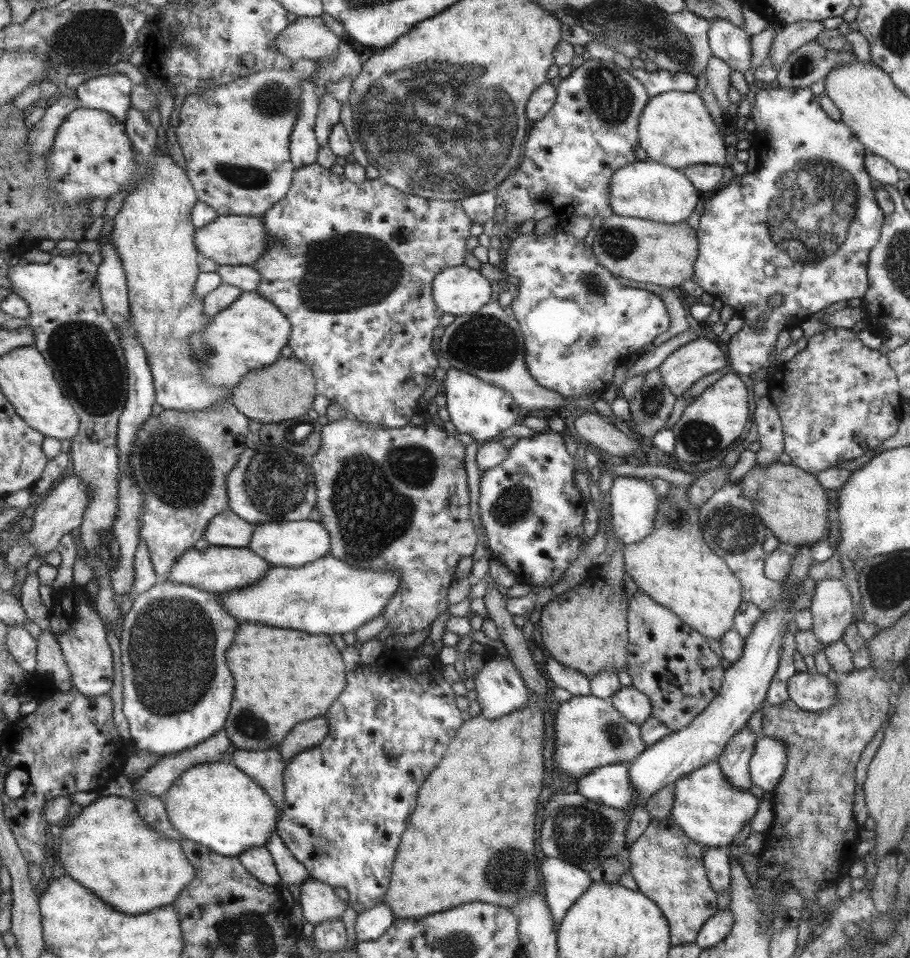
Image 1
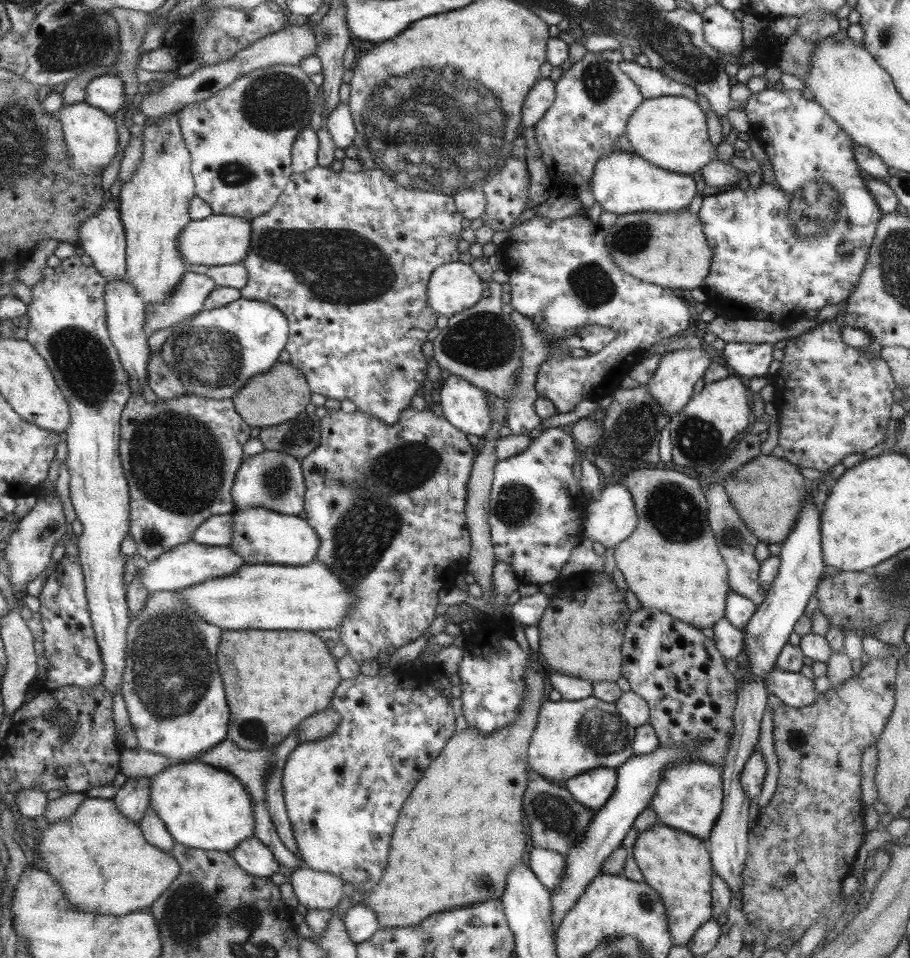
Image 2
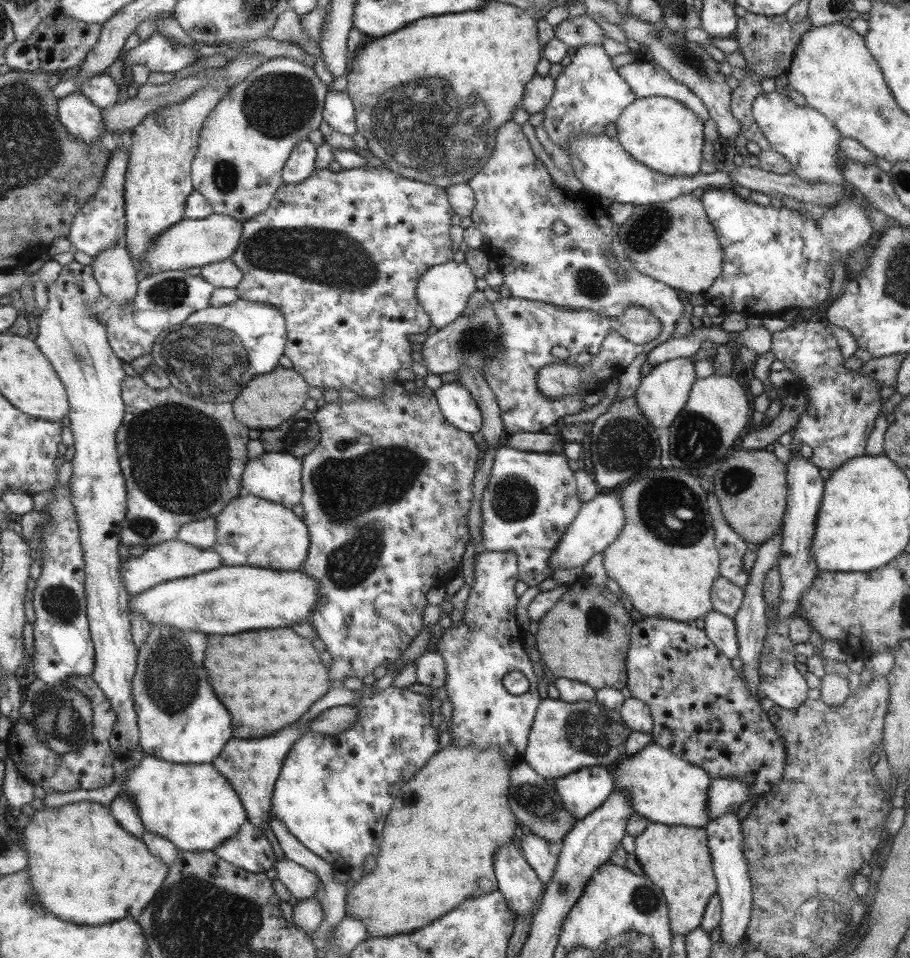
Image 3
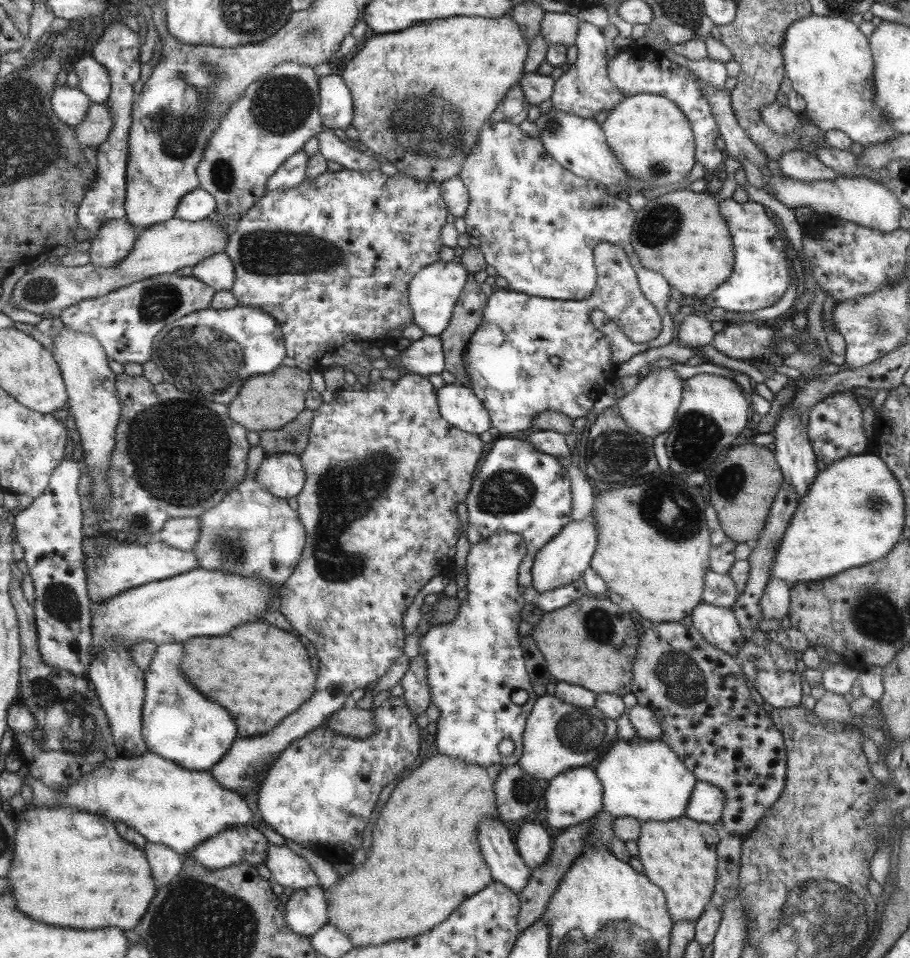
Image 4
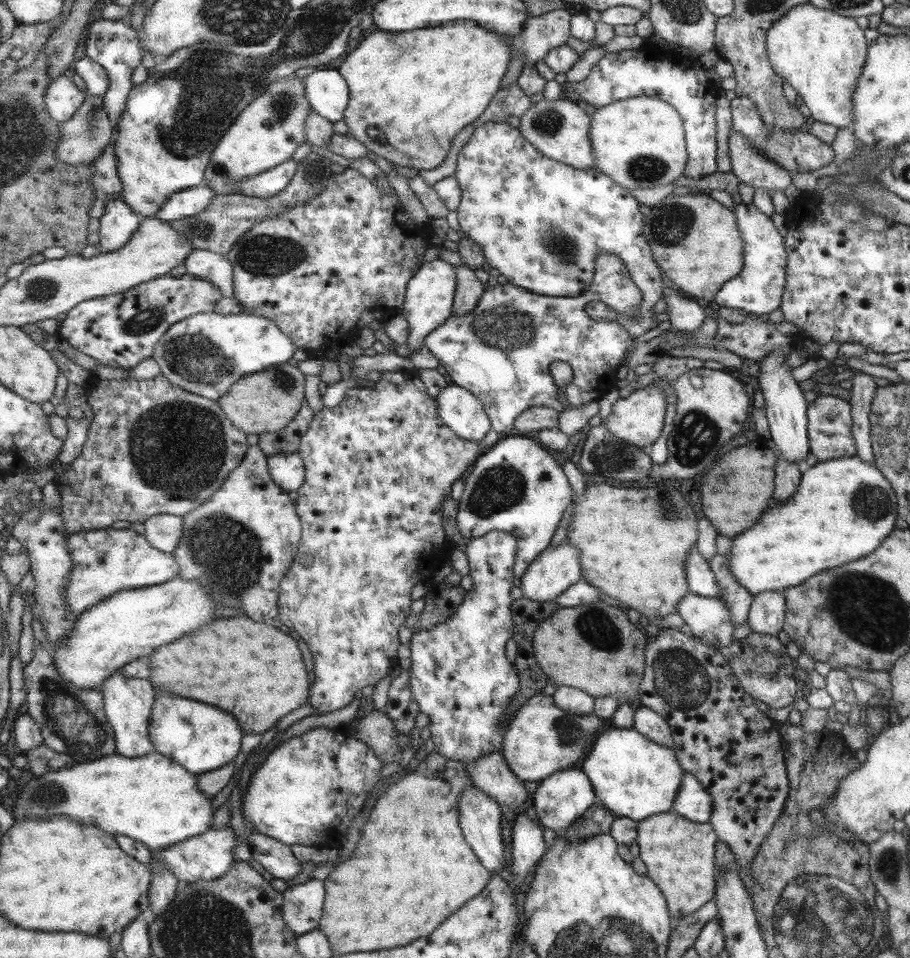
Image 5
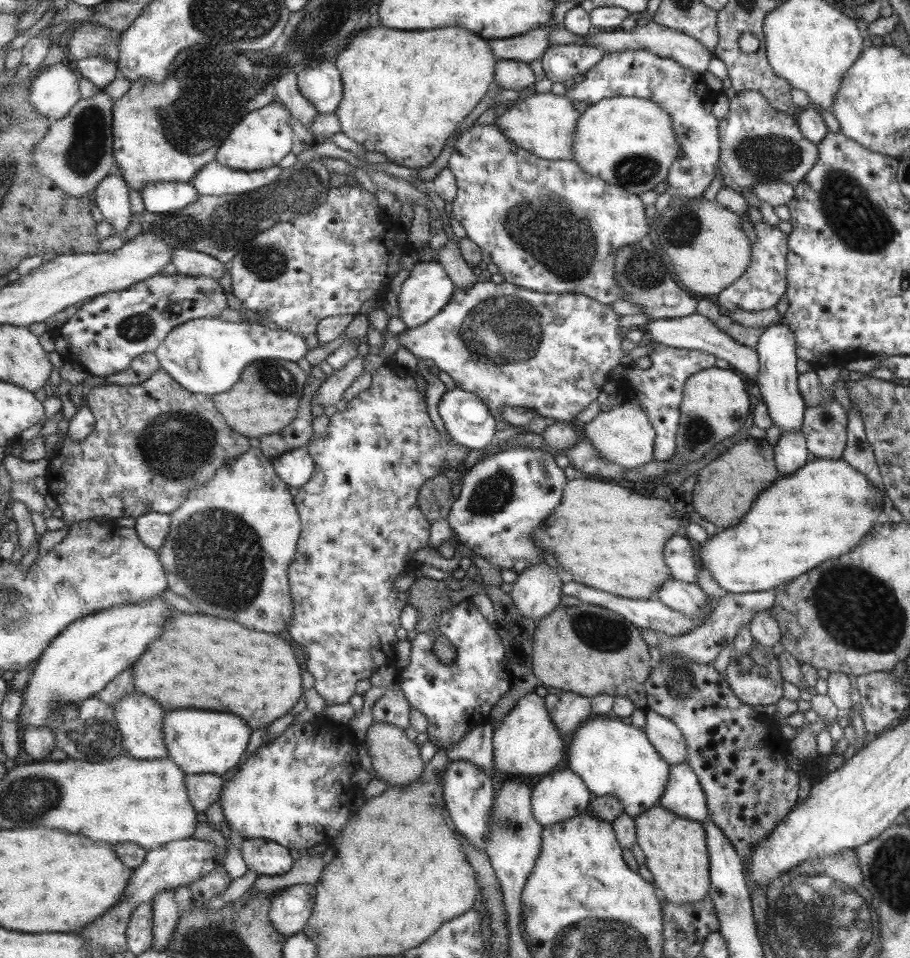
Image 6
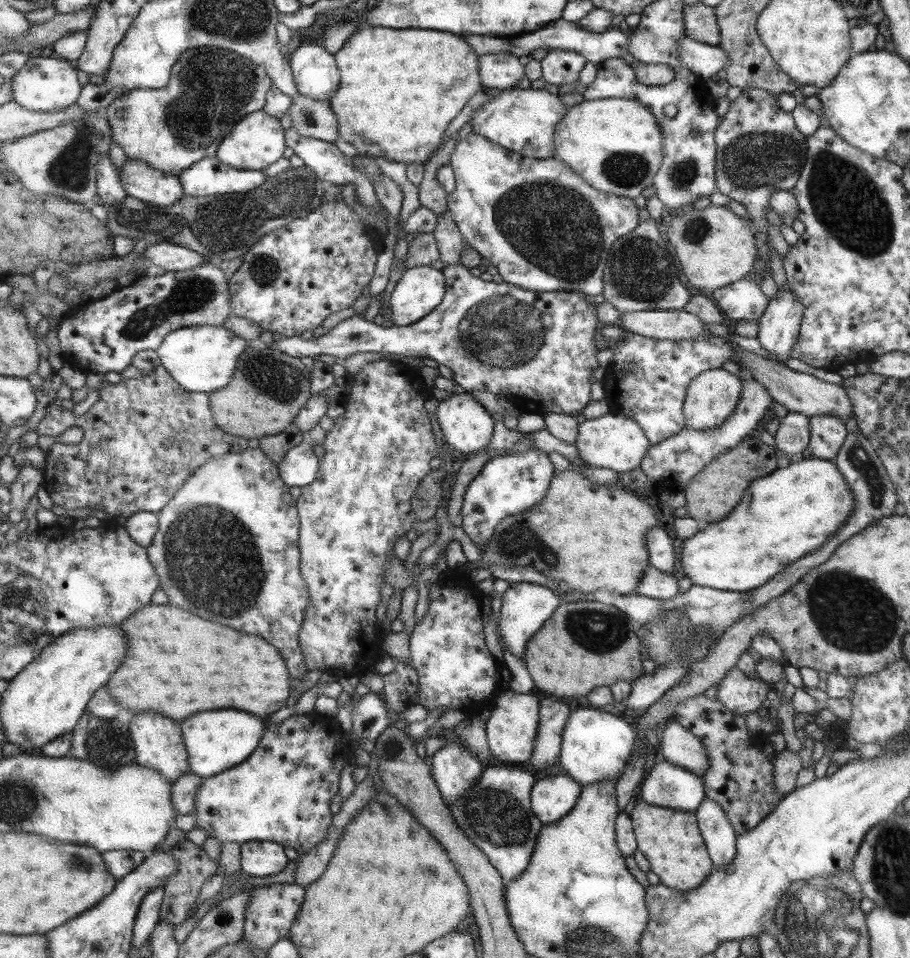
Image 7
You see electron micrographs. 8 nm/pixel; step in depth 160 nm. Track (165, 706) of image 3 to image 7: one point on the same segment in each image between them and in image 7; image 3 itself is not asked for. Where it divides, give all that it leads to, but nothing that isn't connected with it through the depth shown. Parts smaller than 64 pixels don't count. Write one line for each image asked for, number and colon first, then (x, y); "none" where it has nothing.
4: (179, 724)
5: (214, 740)
6: (205, 742)
7: (217, 741)

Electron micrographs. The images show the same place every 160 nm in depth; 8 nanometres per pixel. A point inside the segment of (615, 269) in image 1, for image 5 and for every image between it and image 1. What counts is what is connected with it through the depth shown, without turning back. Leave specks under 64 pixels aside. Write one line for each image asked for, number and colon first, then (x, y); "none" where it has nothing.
2: (670, 249)
3: (673, 241)
4: (669, 228)
5: (695, 241)

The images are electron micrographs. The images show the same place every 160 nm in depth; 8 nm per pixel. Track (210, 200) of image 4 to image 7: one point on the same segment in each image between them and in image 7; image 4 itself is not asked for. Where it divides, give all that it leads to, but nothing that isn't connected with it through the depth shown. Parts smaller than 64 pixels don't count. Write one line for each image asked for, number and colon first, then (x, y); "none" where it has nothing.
5: (190, 201)
6: (165, 197)
7: (142, 181)

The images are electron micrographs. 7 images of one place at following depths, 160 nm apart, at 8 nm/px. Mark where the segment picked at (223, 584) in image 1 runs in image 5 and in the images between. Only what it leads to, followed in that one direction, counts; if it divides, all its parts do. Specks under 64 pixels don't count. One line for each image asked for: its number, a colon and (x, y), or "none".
2: (188, 564)
3: (174, 559)
4: (114, 566)
5: (105, 561)

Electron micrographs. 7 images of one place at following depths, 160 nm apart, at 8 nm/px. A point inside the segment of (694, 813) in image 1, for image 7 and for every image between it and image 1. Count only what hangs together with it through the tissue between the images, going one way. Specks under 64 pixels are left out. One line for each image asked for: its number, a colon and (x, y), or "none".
2: (689, 796)
3: (663, 788)
4: (643, 779)
5: (634, 777)
6: (614, 757)
7: (596, 744)

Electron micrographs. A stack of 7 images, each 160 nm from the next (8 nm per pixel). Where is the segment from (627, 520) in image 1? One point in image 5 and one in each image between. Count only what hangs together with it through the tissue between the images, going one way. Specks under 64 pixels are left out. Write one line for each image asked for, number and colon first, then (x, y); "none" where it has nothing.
2: (611, 517)
3: (599, 521)
4: (561, 561)
5: (557, 568)

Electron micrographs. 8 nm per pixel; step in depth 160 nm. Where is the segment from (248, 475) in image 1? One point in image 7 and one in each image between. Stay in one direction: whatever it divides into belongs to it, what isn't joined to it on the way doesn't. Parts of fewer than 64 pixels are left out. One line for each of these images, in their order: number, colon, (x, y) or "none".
2: (275, 480)
3: (275, 476)
4: (283, 475)
5: (288, 470)
6: (296, 467)
7: (299, 467)

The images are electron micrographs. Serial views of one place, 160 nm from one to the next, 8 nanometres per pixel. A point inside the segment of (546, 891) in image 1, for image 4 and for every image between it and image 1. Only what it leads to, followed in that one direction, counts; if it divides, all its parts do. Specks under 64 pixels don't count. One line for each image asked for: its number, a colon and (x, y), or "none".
2: (548, 866)
3: (542, 856)
4: (534, 843)

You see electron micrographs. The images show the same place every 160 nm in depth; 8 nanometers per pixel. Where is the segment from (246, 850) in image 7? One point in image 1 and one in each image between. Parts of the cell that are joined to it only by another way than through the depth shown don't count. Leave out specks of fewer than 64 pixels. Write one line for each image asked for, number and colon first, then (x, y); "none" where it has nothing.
1: (318, 902)
2: (315, 890)
3: (302, 884)
4: (288, 869)
5: (277, 858)
6: (267, 858)

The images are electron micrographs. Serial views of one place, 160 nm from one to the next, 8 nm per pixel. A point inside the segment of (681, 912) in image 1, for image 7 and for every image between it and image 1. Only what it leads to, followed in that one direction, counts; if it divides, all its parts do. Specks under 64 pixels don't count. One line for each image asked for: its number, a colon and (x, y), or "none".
2: (676, 865)
3: (676, 858)
4: (680, 855)
5: (680, 854)
6: (675, 848)
7: (670, 840)

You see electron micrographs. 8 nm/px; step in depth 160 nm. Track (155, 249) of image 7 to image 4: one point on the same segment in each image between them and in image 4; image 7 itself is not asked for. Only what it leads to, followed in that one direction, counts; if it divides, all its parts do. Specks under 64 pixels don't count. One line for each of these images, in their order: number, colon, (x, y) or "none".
4: (219, 271)
5: (207, 265)
6: (188, 262)

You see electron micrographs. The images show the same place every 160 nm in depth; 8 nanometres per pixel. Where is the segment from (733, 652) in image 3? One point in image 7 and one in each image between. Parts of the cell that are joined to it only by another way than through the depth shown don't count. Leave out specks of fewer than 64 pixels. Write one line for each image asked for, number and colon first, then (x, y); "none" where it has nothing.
4: (717, 625)
5: (708, 618)
6: (688, 598)
7: (654, 583)

